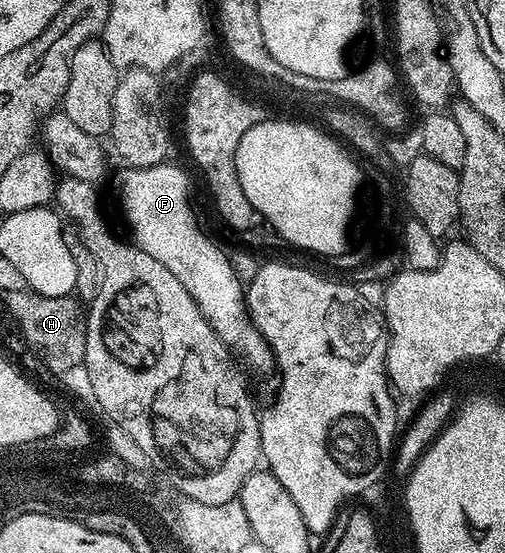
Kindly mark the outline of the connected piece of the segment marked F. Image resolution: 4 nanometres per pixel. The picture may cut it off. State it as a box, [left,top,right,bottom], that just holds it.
[119,161,275,370]

